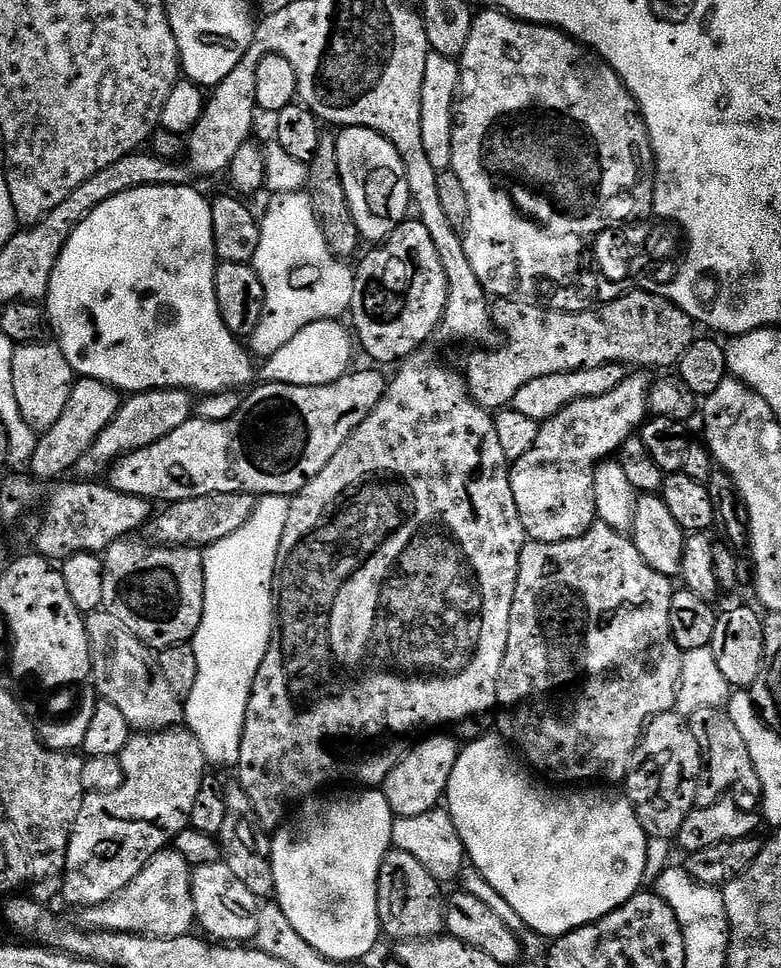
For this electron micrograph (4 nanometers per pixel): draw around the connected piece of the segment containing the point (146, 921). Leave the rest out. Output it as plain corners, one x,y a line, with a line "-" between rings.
161,850
143,870
109,900
83,909
89,929
97,932
128,932
132,936
187,936
197,923
192,897
190,863
180,852

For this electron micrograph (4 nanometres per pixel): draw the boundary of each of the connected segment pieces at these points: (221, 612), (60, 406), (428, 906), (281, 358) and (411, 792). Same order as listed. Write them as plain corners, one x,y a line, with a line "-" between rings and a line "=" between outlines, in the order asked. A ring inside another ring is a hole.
262,496
256,501
256,508
252,512
252,517
240,527
234,530
232,534
226,538
222,538
218,542
207,545
203,549
204,553
204,613
202,614
202,622
198,626
196,635
191,641
190,647
196,653
198,658
198,678
194,682
194,686
186,694
186,703
184,704
184,715
186,717
187,727
193,736
198,738
198,742
204,751
205,761
209,765
212,764
232,764
239,765
240,751
242,750
242,736
244,734
244,723
248,715
248,703
252,697
252,687
256,681
258,670
262,666
262,662
266,658
266,654
274,644
274,629
278,624
278,600
274,595
274,585
278,580
278,565
282,559
282,534
286,534
286,526
290,518
290,506
292,500
287,496
=
44,343
21,344
14,354
14,392
24,416
38,430
54,426
62,418
62,410
66,410
72,386
78,379
59,343
=
393,847
384,855
378,878
378,910
383,935
395,938
423,938
445,931
445,897
440,897
441,881
435,880
422,864
406,850
=
339,319
319,320
298,330
298,334
294,334
294,338
290,338
290,342
286,342
286,346
282,346
282,350
278,350
263,361
263,379
273,384
322,386
332,384
335,380
349,375
350,369
353,367
353,365
351,366
352,355
358,352
358,348
354,343
354,336
349,325
340,323
344,322
=
432,734
424,738
429,740
422,741
417,748
409,747
401,755
392,773
384,779
382,791
397,817
426,814
439,805
436,804
439,800
441,803
445,799
450,774
454,774
454,762
458,762
460,757
461,745
456,744
452,736
436,735
440,734

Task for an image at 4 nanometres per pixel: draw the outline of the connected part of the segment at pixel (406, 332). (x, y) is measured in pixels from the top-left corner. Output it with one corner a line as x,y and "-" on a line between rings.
416,218
405,219
387,240
373,248
373,252
363,253
364,261
355,269
351,323
363,351
365,348
380,364
395,365
419,353
432,331
441,327
448,301
446,270
442,270
442,258
430,230

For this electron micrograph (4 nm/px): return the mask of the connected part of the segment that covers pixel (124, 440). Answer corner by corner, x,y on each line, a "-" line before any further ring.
157,388
154,392
138,392
129,395
121,403
118,414
112,419
110,426
106,426
106,430
98,434
90,450
77,462
75,471
81,472
84,475
81,477
84,478
99,477
96,476
99,472
107,473
117,460
129,456
134,450
145,448
166,438
166,434
178,430
178,426
193,419
191,399
193,400
193,397
183,388

